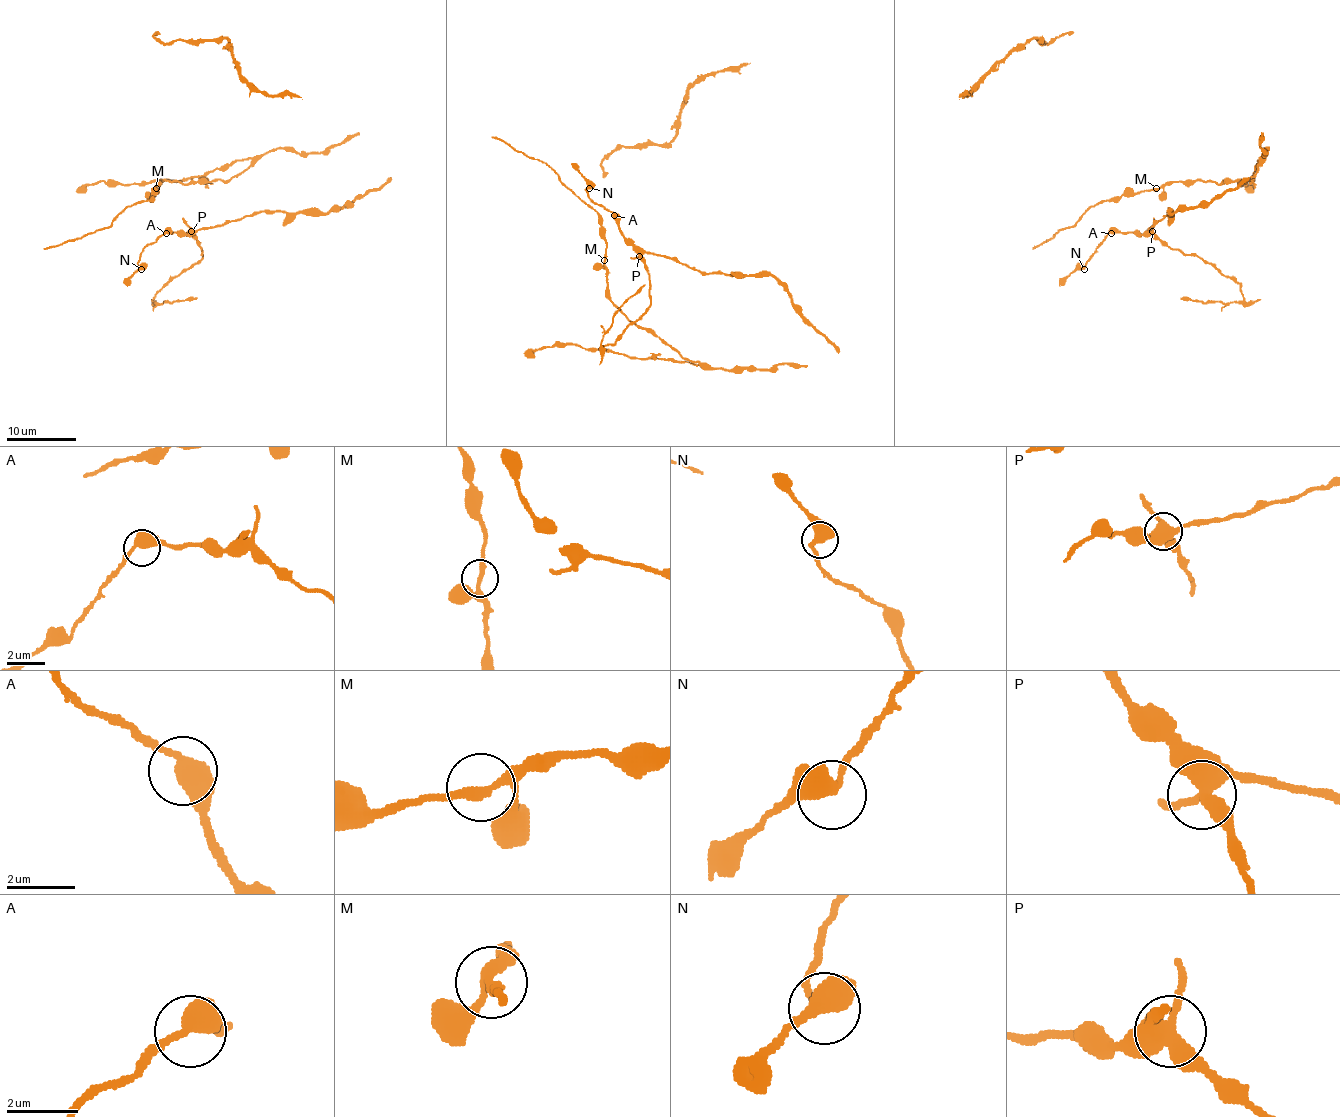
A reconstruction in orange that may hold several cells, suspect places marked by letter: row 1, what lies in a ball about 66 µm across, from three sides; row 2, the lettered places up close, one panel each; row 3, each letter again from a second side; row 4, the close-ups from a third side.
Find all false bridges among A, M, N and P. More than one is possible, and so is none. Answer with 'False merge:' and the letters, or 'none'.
False merge: P

